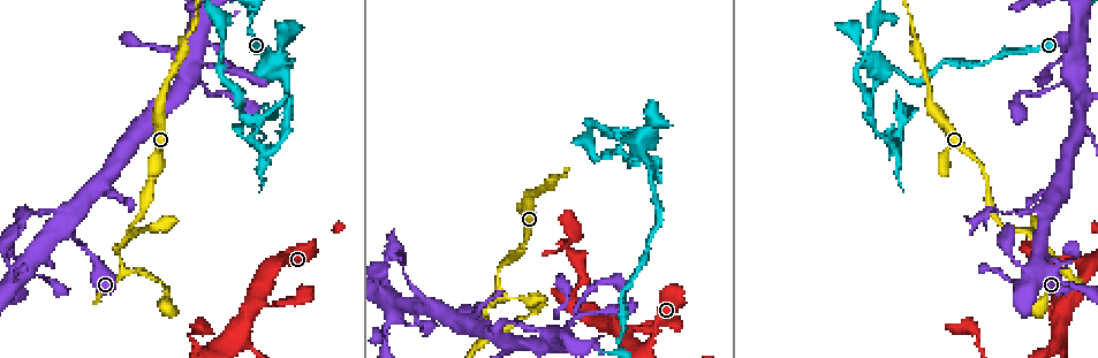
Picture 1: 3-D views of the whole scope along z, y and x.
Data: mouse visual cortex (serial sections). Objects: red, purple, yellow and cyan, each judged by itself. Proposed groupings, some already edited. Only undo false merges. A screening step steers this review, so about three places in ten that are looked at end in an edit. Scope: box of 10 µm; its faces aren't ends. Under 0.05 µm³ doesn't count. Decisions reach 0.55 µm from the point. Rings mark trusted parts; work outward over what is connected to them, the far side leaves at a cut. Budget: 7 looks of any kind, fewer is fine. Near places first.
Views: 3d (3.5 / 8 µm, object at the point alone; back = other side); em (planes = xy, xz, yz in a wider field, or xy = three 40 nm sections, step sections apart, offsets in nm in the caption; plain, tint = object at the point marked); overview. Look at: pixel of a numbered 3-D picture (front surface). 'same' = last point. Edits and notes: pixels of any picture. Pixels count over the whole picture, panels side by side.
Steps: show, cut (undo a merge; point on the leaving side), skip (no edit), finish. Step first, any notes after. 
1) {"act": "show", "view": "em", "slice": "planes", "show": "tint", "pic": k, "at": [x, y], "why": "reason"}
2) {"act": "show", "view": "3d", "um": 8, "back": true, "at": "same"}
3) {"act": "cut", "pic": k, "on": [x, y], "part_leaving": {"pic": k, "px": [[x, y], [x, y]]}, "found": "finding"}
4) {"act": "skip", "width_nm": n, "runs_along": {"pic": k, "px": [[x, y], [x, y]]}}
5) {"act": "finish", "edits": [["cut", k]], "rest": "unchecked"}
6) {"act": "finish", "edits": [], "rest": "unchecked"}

{"act": "show", "view": "3d", "um": 3.5, "pic": 1, "at": [70, 232], "why": "small branch off a trunk"}

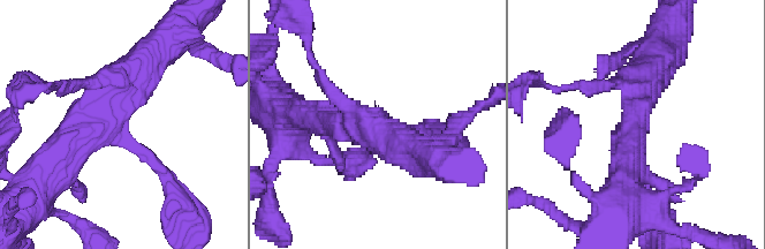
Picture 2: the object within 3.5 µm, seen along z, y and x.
{"act": "show", "view": "em", "slice": "xy", "step": 2, "show": "tint", "pic": 2, "at": [119, 126], "arms": 4, "arm_widths_nm": [150, 250, 450, 500], "why": "need the tissue"}

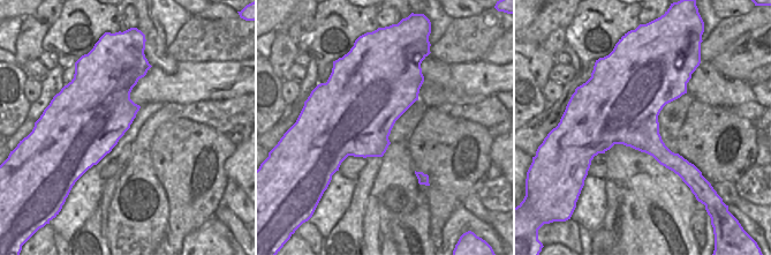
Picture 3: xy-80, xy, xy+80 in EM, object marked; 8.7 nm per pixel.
{"act": "skip", "runs_along": {"pic": 2, "px": [[171, 185], [118, 128], [118, 89], [150, 57]]}, "found": "one cell here"}

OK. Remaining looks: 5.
{"act": "show", "view": "3d", "um": 3.5, "pic": 1, "at": [122, 270], "why": "arms part here"}

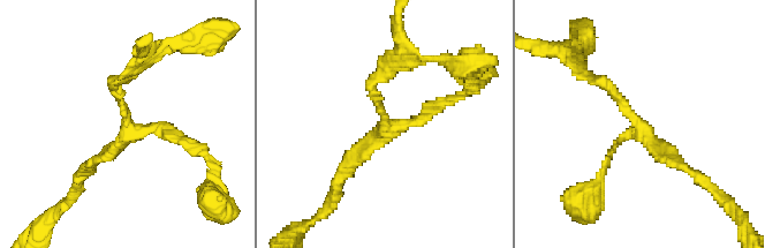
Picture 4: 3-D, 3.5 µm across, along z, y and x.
{"act": "show", "view": "em", "slice": "planes", "show": "tint", "pic": 4, "at": [129, 127], "arms": 3, "arm_widths_nm": [150, 150, 150]}

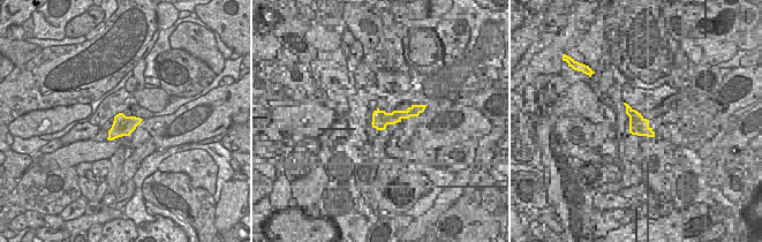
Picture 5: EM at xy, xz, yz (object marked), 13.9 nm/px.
{"act": "show", "view": "em", "slice": "xy", "step": 5, "show": "tint", "at": "same", "why": "another direction"}

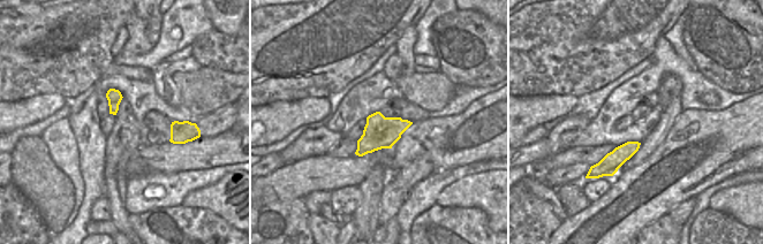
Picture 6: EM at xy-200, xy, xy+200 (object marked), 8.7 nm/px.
{"act": "skip", "runs_along": {"pic": 4, "px": [[123, 77], [127, 127], [190, 144]]}, "found": "continuous, no second cell"}

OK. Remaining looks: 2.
{"act": "show", "view": "3d", "um": 3.5, "pic": 1, "at": [1065, 81], "why": "four-way junction"}

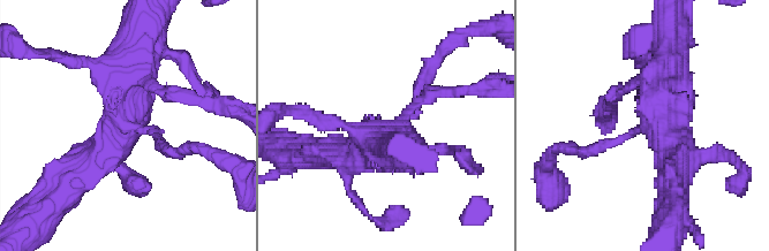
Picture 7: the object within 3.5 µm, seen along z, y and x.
{"act": "show", "view": "em", "slice": "xy", "step": 1, "show": "tint", "pic": 7, "at": [647, 124], "arms": 4, "arm_widths_nm": [150, 350, 400, 500]}

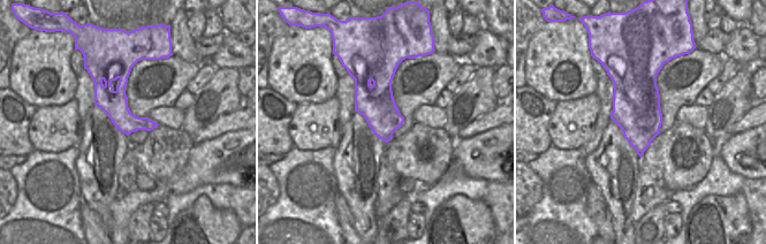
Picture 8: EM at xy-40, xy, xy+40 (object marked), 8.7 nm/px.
{"act": "skip", "runs_along": {"pic": 7, "px": [[76, 180], [133, 106], [140, 50]]}, "found": "all the same cell"}

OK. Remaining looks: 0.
{"act": "finish", "edits": [], "rest": "unchecked"}

